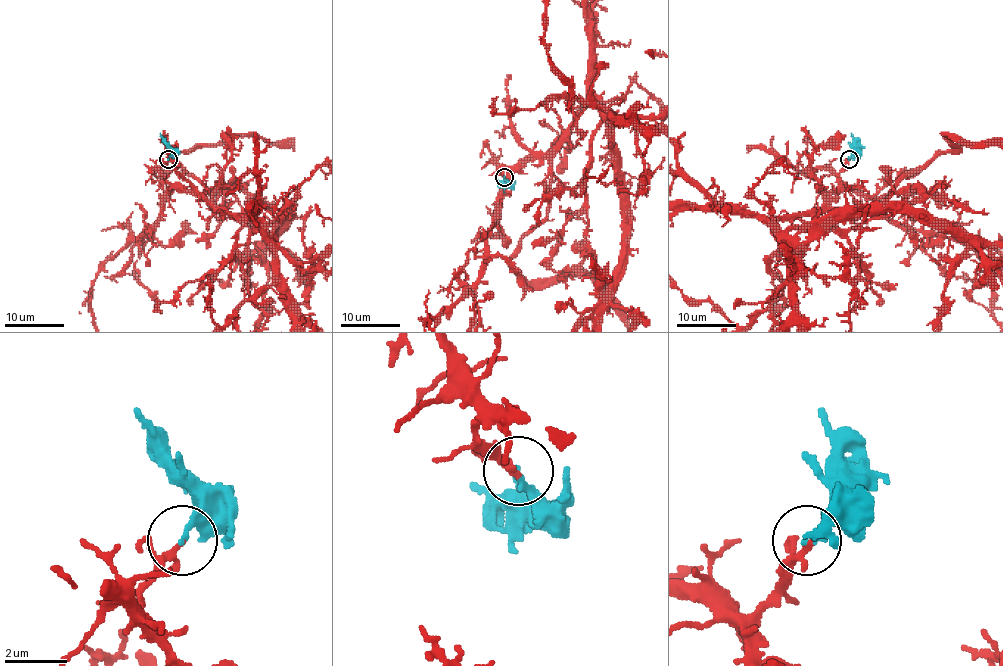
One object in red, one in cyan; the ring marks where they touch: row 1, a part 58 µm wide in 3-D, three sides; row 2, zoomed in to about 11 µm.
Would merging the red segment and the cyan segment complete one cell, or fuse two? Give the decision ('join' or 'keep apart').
join

